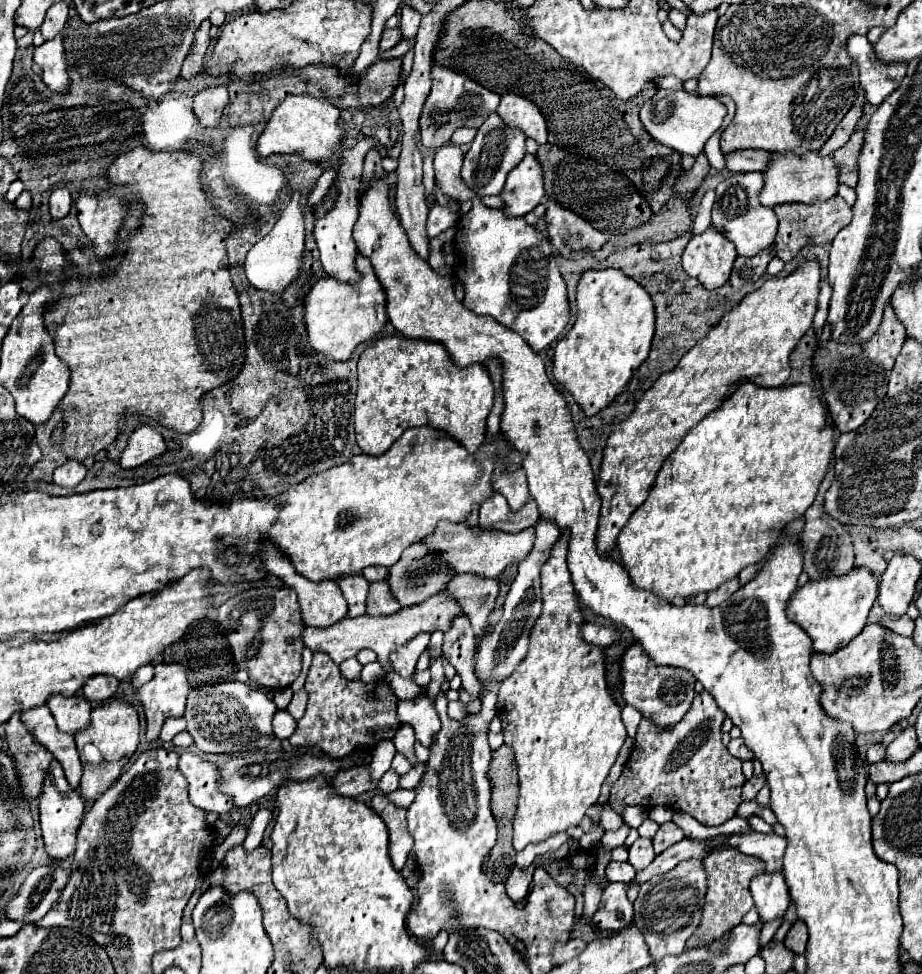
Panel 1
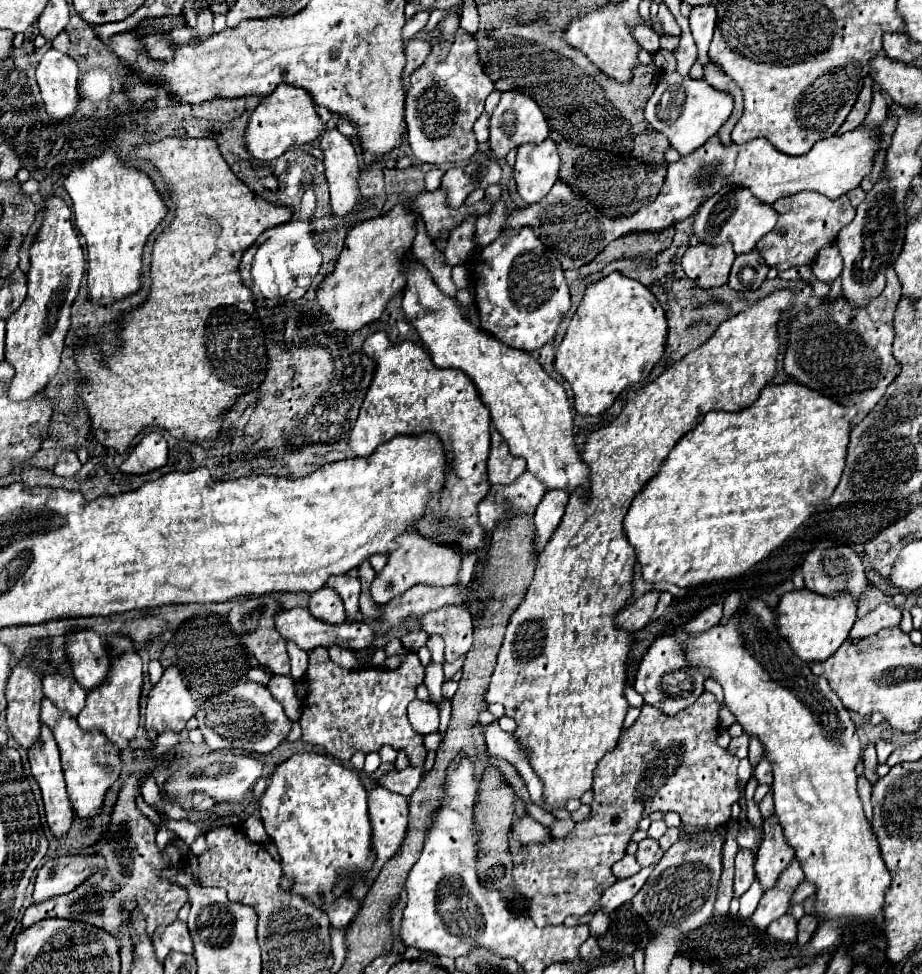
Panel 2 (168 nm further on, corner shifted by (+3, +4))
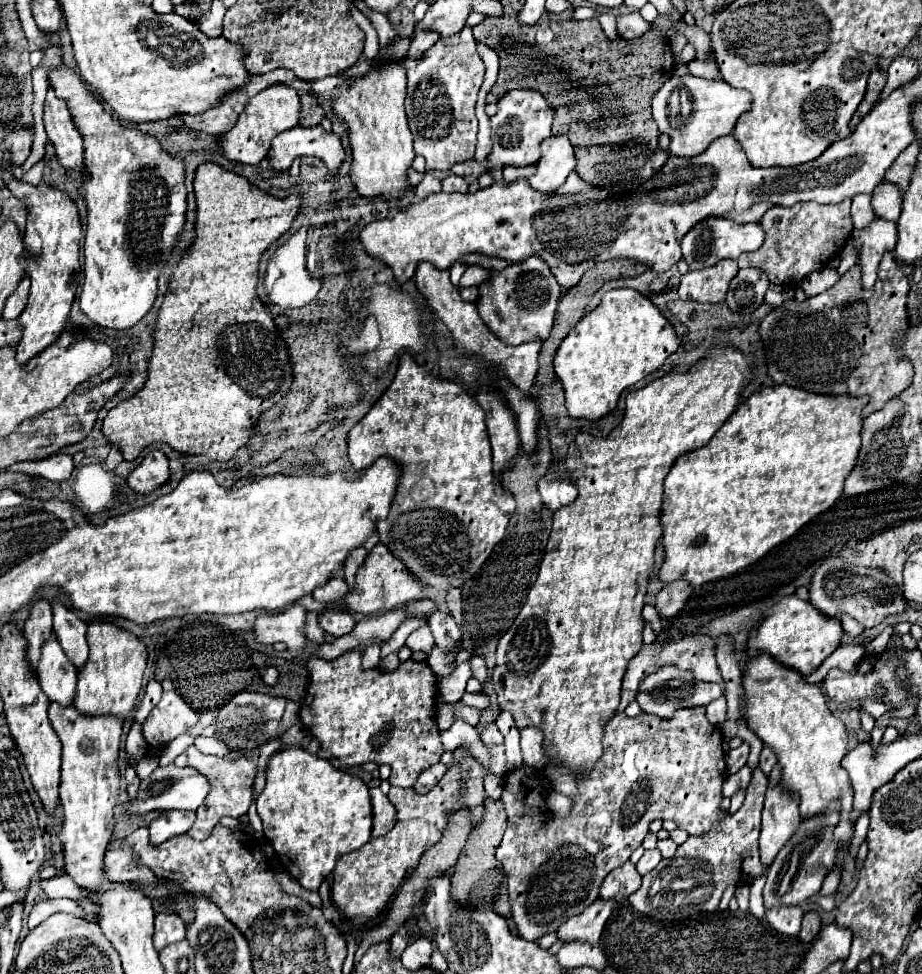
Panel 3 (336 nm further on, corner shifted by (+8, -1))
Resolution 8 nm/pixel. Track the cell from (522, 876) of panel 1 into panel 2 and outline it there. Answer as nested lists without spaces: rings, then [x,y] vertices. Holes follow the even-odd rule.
[[[704,692],[692,706],[680,710],[676,716],[666,716],[664,712],[660,712],[660,710],[656,710],[656,708],[644,704],[640,716],[636,718],[636,722],[634,722],[628,730],[624,730],[624,732],[620,734],[616,748],[614,748],[612,752],[608,752],[608,754],[598,762],[598,766],[596,766],[596,770],[594,770],[594,786],[592,786],[594,800],[592,800],[592,804],[590,804],[590,816],[588,816],[586,820],[582,820],[582,822],[576,822],[574,830],[572,830],[568,836],[562,836],[562,838],[546,838],[546,840],[550,840],[548,844],[526,844],[526,846],[522,846],[520,842],[514,842],[514,840],[512,840],[512,844],[518,844],[518,850],[516,850],[516,854],[514,854],[514,890],[520,892],[520,894],[528,900],[528,914],[530,914],[530,918],[534,920],[534,924],[536,924],[538,928],[544,928],[544,926],[550,926],[550,924],[562,924],[566,916],[576,916],[576,918],[580,918],[580,916],[584,916],[584,914],[600,900],[600,894],[602,894],[608,886],[612,886],[612,884],[616,882],[614,874],[610,872],[612,864],[618,862],[620,858],[624,858],[626,848],[628,848],[628,844],[630,844],[630,840],[632,840],[632,834],[638,830],[638,822],[640,822],[644,816],[650,816],[652,812],[676,812],[676,814],[682,818],[686,830],[690,830],[690,832],[692,832],[692,830],[716,830],[718,826],[724,826],[724,822],[730,820],[730,808],[732,808],[734,802],[738,802],[738,796],[740,796],[740,788],[738,788],[738,782],[736,782],[738,758],[736,758],[734,754],[730,754],[728,750],[724,750],[724,748],[720,748],[720,746],[716,744],[716,736],[718,736],[718,728],[720,728],[720,724],[718,724],[718,710],[720,710],[720,706],[716,704],[714,694],[710,694],[710,692]]]

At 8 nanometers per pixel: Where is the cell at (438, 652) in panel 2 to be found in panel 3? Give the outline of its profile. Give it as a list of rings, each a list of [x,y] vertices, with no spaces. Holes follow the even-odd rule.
[[[421,625],[419,629],[415,629],[415,631],[407,637],[405,645],[407,645],[411,651],[431,653],[431,649],[433,649],[433,635],[431,635],[431,629],[425,627],[425,625]]]

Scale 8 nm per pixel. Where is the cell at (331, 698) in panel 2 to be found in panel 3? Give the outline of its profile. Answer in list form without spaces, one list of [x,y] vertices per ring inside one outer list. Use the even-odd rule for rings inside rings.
[[[347,651],[339,659],[325,661],[319,655],[311,655],[307,661],[309,687],[301,703],[301,723],[309,733],[321,743],[323,751],[329,751],[343,765],[361,765],[373,761],[377,765],[391,765],[391,785],[411,787],[417,775],[435,765],[443,753],[439,741],[439,729],[433,725],[435,719],[435,695],[437,677],[427,663],[417,663],[413,659],[403,661],[393,673],[383,673],[379,669],[361,669],[361,653]]]

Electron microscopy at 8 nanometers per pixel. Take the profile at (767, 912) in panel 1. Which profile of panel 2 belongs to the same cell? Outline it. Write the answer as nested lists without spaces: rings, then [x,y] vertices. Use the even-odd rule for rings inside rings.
[[[770,816],[768,820],[764,820],[764,838],[754,864],[756,878],[760,880],[764,890],[774,886],[776,878],[782,874],[784,866],[788,866],[792,858],[794,850],[792,846],[788,846],[780,822],[776,820],[776,816]]]

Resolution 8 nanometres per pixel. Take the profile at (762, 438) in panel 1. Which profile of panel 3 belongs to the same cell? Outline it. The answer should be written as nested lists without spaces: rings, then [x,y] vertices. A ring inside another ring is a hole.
[[[773,385],[773,387],[767,387],[759,393],[753,393],[749,399],[745,399],[737,407],[737,411],[725,421],[725,425],[711,437],[711,441],[707,445],[681,455],[673,463],[669,475],[665,477],[665,485],[663,485],[665,495],[663,495],[661,515],[659,515],[661,527],[663,527],[661,545],[665,551],[665,559],[663,559],[663,565],[659,569],[659,581],[671,583],[675,579],[683,579],[683,581],[691,583],[691,587],[701,587],[703,583],[729,577],[729,575],[737,573],[739,569],[761,559],[775,545],[783,543],[791,535],[795,535],[815,515],[827,511],[843,495],[843,481],[855,465],[855,459],[857,459],[857,453],[861,447],[861,423],[863,423],[861,409],[865,405],[867,405],[867,397],[829,397],[829,395],[817,395],[817,393],[809,393],[803,389],[795,389],[789,385]]]

